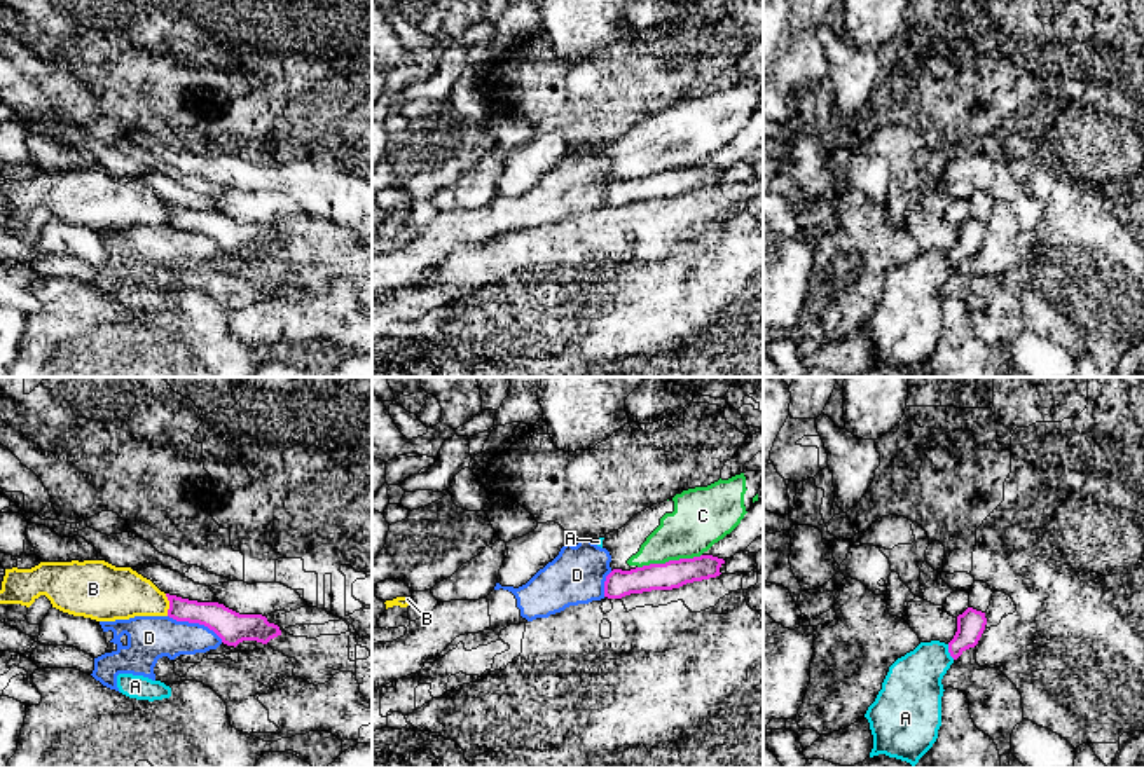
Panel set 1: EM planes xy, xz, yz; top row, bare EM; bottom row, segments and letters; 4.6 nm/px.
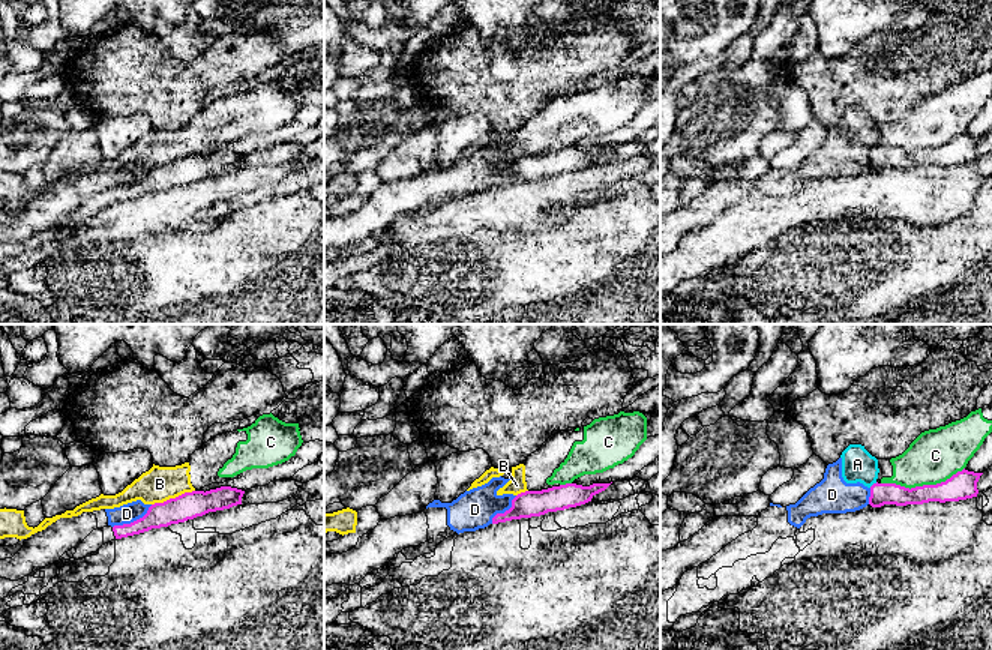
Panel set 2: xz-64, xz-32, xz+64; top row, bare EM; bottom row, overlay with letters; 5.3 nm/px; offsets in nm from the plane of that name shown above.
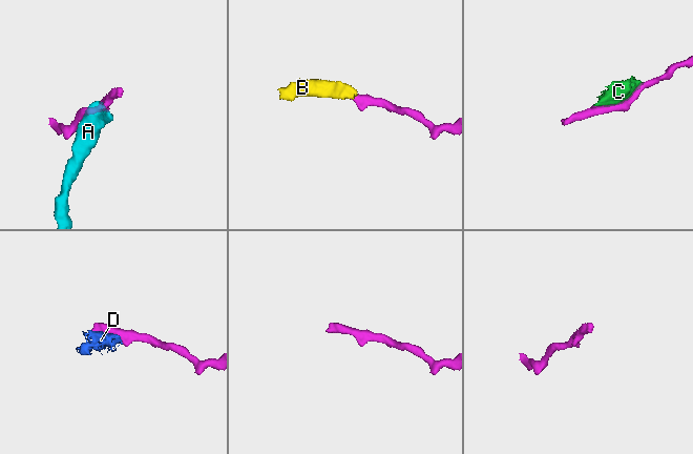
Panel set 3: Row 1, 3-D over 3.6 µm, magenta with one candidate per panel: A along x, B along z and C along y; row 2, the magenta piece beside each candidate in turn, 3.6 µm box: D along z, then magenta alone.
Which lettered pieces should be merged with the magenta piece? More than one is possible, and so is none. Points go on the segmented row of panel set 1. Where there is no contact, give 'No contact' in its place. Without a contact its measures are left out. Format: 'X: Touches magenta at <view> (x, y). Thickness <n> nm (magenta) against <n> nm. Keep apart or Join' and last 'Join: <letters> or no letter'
A: Touches magenta at yz (949, 651). Thickness 130 nm (magenta) against 280 nm. Keep apart
B: Touches magenta at xy (170, 604). Thickness 130 nm (magenta) against 240 nm. Keep apart
C: Touches magenta at xz (669, 561). Thickness 130 nm (magenta) against 260 nm. Keep apart
D: Touches magenta at xy (196, 622). Thickness 150 nm (magenta) against 200 nm. Keep apart
Join: no letter

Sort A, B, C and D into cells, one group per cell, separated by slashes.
A D / B C

